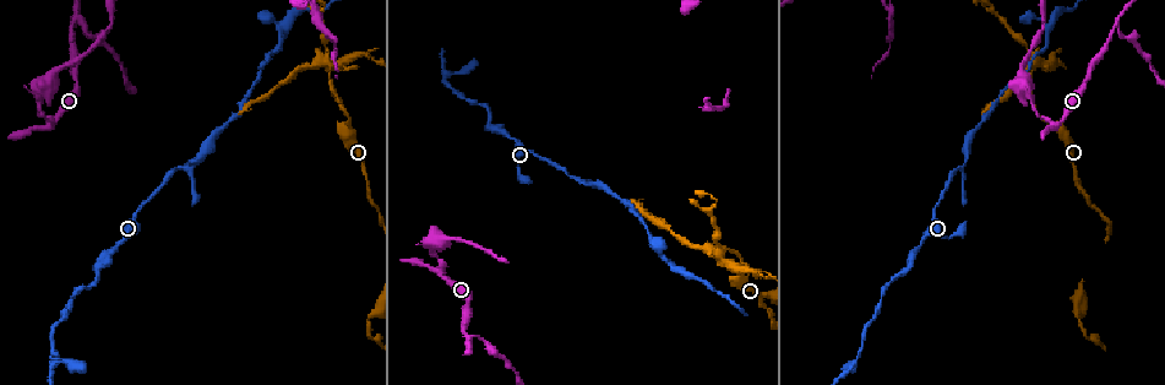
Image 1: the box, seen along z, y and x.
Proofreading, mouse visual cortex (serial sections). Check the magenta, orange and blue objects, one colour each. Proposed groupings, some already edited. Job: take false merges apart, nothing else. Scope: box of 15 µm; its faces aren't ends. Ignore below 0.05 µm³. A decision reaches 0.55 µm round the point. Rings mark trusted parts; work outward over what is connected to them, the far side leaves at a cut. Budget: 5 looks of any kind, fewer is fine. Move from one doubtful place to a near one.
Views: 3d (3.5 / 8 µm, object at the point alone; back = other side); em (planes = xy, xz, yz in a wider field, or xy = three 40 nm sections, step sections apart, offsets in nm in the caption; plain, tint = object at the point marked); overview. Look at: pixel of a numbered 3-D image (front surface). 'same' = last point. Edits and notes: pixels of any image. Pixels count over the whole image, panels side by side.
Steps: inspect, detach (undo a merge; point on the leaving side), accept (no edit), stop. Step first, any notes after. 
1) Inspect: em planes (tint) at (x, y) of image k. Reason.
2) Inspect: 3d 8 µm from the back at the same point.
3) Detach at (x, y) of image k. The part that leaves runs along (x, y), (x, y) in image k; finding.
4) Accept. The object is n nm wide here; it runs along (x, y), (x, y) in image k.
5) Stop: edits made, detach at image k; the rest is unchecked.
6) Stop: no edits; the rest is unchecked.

Inspect: em xy step 1 (tint) at (858, 353) of image 1. A fork.

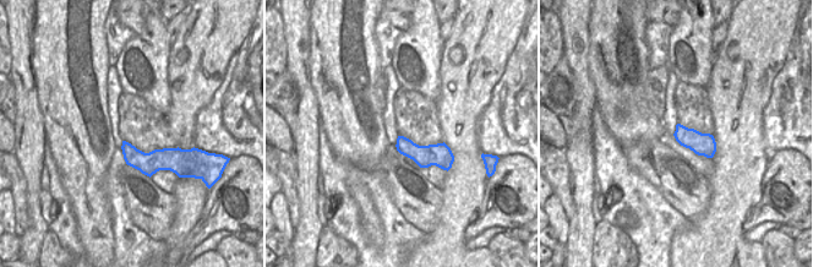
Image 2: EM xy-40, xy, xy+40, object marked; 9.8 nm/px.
Inspect: 3d 3.5 µm from the back at the same point. See where the arms go.

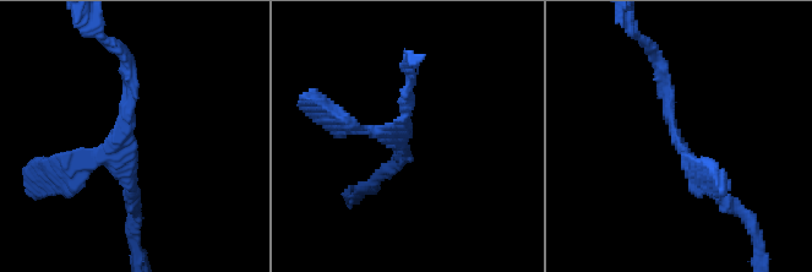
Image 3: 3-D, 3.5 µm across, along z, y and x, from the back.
Accept. It runs along (125, 65), (125, 132), (54, 178) in image 3; continuous, no second cell.

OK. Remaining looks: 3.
Inspect: 3d 8 µm at (1034, 62) of image 1. Abrupt turn.

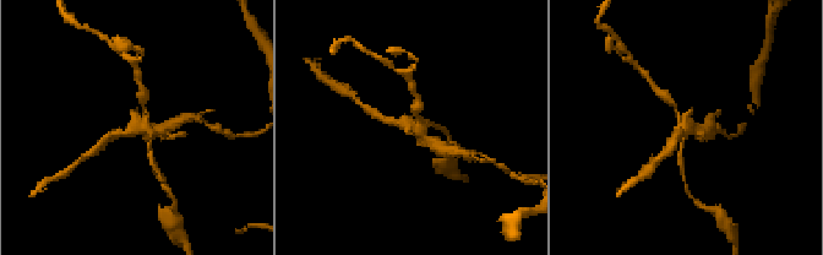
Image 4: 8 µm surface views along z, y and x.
Inspect: em xy step 1 (tint) at (144, 126) of image 4. Shape alone is not enough.

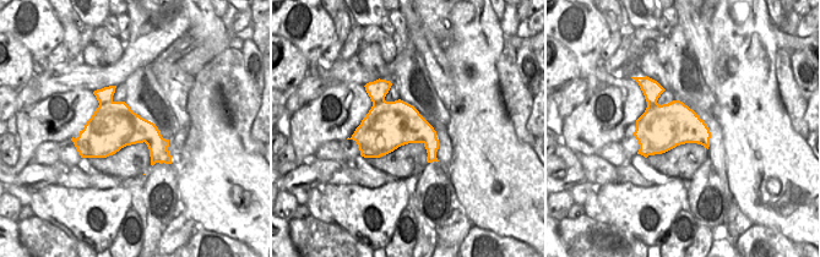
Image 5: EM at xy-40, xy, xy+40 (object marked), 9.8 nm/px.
Detach at (707, 134) of image 4. A border runs along (145, 137), (152, 141), (155, 163) in image 5; a second cell is stuck on.

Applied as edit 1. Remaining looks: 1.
Stop: edits made, detach at image 4; the rest is unchecked.

